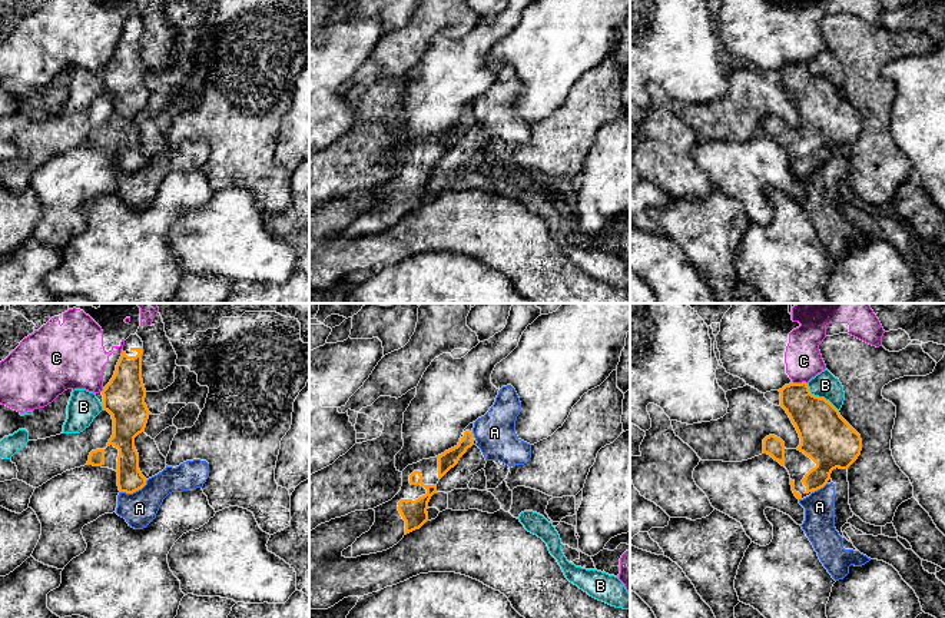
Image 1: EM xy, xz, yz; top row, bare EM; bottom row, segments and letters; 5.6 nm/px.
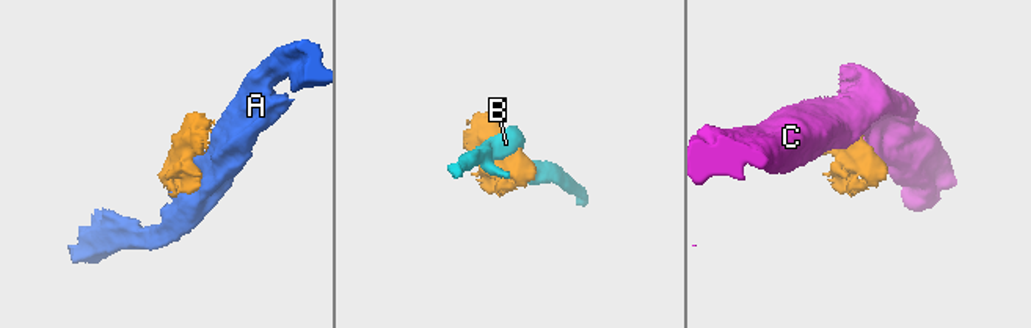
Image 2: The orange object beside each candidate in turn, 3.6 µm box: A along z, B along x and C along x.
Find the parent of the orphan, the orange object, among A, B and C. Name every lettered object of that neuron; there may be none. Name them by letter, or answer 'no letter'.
no letter

